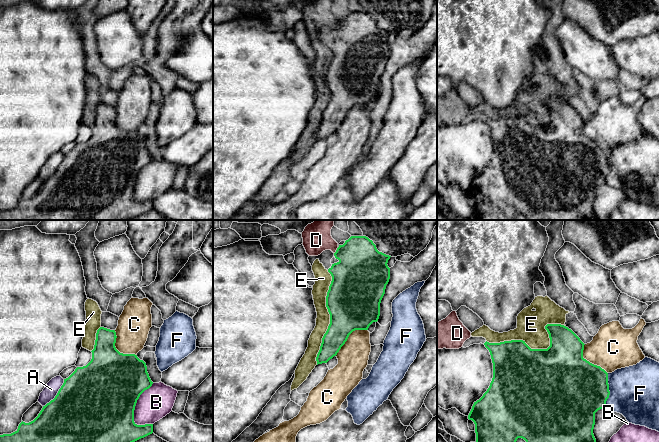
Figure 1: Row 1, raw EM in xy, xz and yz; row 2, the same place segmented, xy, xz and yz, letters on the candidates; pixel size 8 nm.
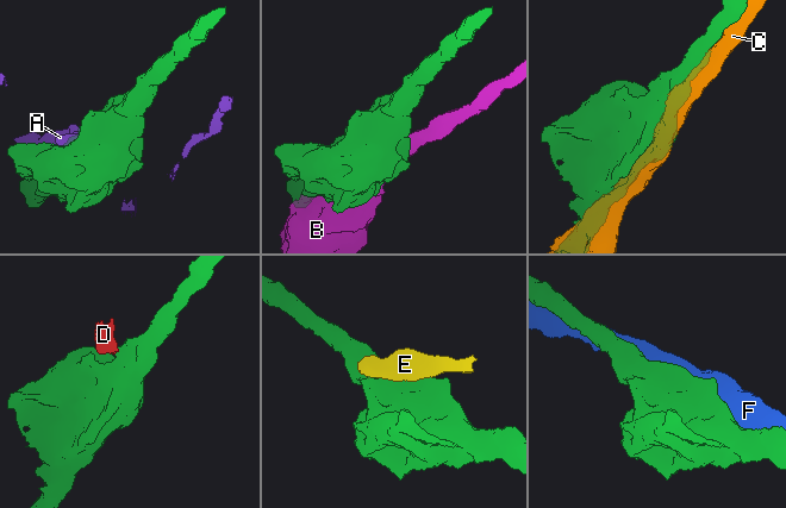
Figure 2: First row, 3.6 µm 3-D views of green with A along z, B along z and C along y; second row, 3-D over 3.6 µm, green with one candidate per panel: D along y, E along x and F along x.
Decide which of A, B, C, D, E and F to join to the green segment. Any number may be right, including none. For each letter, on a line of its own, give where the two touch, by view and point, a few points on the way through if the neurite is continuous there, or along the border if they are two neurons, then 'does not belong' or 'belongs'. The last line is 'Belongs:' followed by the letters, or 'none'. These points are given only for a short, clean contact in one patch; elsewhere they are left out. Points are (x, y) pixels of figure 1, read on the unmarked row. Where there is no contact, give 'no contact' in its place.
A: meets green in xy at (57, 170); does not belong
B: meets green in xy at (135, 180); does not belong
C: meets green in xy at (116, 125); does not belong
D: meets green in xz at (336, 26); border along xz (338, 23), (334, 29); does not belong
E: meets green in yz at (537, 125); does not belong
F: meets green in yz at (608, 166); does not belong
Belongs: none

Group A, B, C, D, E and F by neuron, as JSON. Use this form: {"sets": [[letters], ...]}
{"sets": [["A"], ["B"], ["C"], ["D", "E"], ["F"]]}

